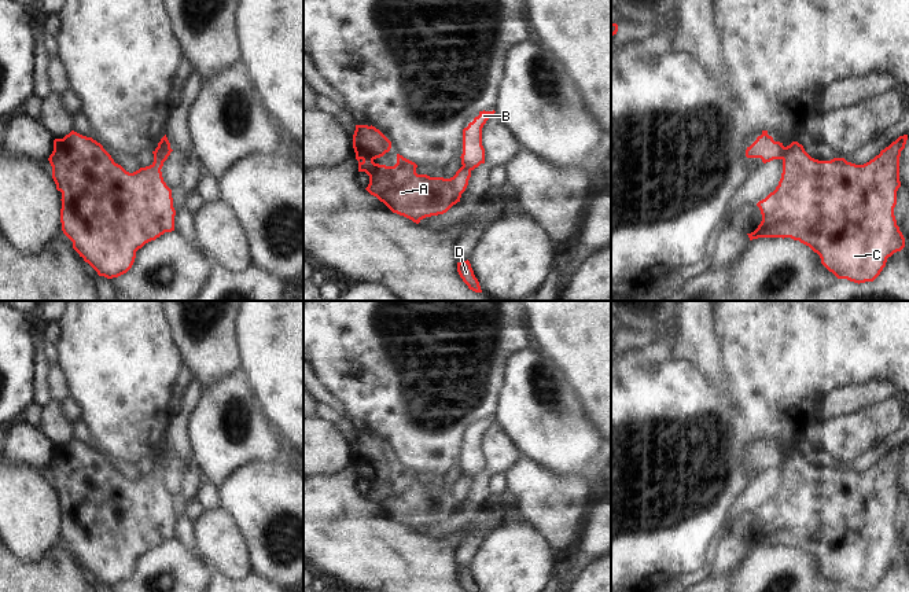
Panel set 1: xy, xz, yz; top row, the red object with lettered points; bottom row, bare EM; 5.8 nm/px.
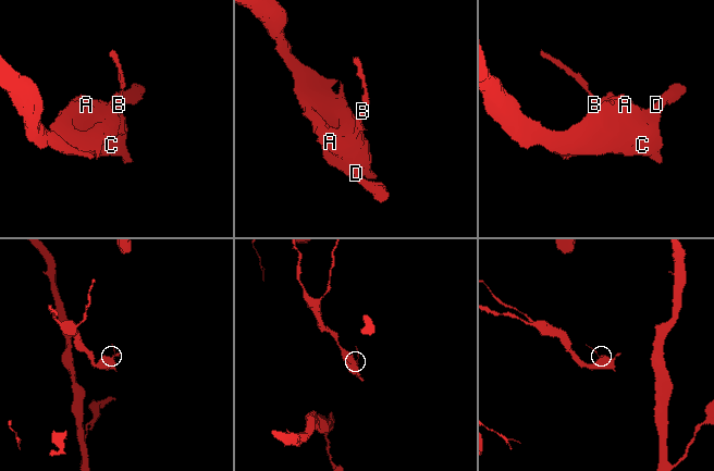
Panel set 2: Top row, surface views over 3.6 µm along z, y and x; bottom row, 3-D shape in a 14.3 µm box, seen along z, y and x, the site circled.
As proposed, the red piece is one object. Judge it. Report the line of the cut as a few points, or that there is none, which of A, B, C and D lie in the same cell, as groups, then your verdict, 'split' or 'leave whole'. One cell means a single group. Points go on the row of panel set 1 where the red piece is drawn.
cut in xy along (154, 151), (164, 161); A C D / B; split

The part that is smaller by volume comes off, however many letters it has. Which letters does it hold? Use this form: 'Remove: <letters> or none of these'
Remove: B

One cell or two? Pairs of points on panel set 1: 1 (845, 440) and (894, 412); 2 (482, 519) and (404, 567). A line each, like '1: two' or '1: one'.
1: one
2: two

